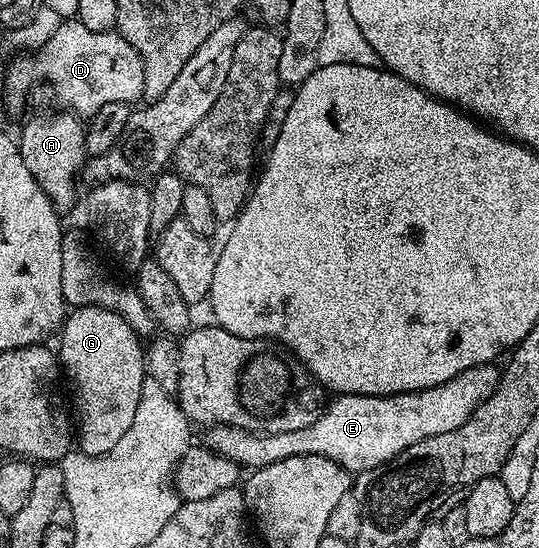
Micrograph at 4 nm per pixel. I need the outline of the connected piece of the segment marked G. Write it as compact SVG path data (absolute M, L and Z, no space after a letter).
M98 305L74 308L61 323L60 337L59 365L72 388L77 388L73 393L77 400L75 441L80 452L98 457L123 439L135 419L139 391L147 376L143 341L118 313Z

